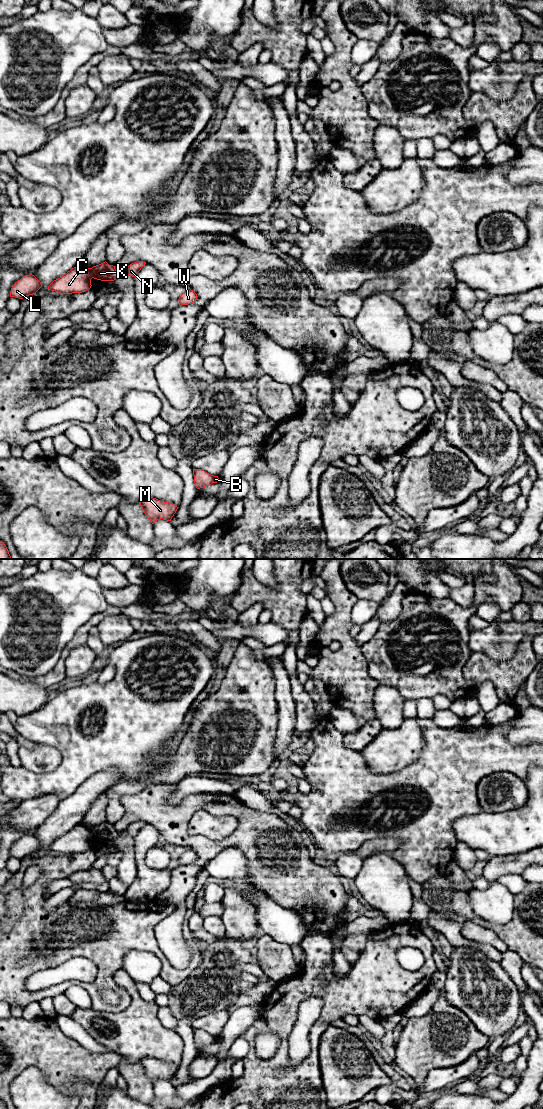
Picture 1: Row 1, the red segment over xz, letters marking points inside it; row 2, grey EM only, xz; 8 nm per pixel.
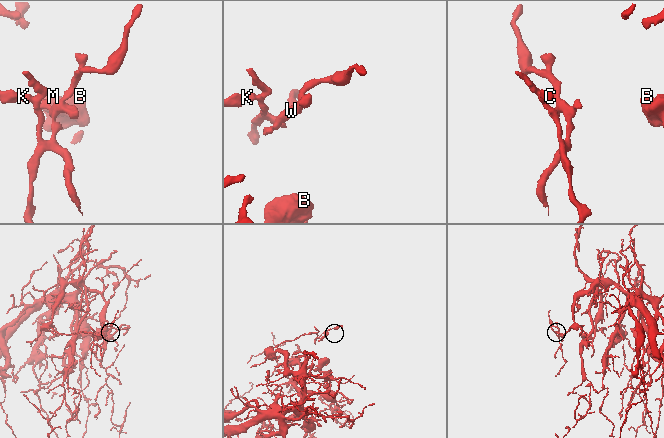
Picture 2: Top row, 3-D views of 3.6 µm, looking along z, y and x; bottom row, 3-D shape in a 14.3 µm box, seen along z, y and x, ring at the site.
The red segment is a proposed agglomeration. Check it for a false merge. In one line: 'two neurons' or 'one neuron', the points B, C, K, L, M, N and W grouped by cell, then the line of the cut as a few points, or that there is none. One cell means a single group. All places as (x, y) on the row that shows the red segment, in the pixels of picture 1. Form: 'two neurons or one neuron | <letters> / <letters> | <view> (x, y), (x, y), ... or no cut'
two neurons | B C L M / K N W | xz (89, 268), (92, 277)

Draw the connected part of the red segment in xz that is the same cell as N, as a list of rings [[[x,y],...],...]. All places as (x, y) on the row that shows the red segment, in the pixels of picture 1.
[[[106,261],[93,266],[91,269],[92,278],[101,281],[114,281],[118,276],[129,275],[135,277],[141,268],[146,264],[144,261],[137,261],[130,264],[122,273],[118,273],[115,266],[109,265]]]

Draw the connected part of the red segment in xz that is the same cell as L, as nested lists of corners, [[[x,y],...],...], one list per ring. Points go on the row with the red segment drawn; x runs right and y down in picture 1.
[[[25,275],[12,286],[10,297],[23,299],[26,296],[36,294],[41,287],[41,282],[34,275]]]

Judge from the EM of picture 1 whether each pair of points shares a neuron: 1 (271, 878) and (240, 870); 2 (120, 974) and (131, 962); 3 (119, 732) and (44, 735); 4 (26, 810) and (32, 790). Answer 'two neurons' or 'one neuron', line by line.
1: two neurons
2: two neurons
3: one neuron
4: two neurons

